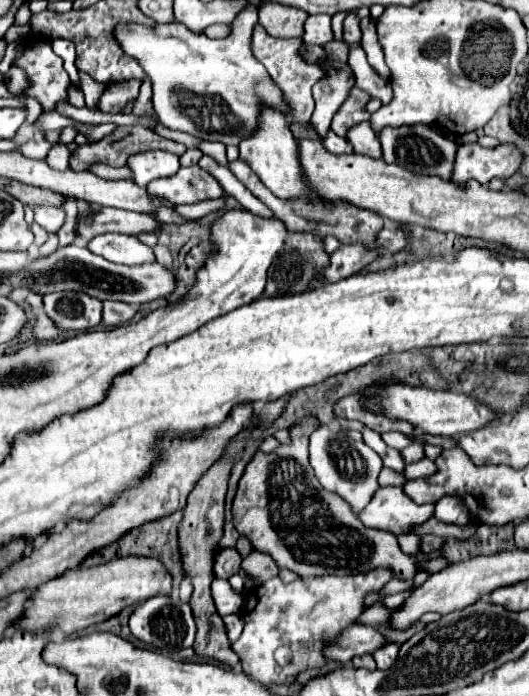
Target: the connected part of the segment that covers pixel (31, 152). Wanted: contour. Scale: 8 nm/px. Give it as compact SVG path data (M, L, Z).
M37 130L37 132L35 132L35 136L33 136L33 140L25 142L25 144L21 146L21 152L23 152L25 156L29 156L29 158L43 160L43 158L47 156L49 148L51 148L51 144L43 138L43 132L41 132L41 130Z

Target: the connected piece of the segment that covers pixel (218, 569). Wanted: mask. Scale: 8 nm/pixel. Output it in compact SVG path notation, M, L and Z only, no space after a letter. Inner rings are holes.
M219 548L213 558L213 572L219 578L229 578L231 574L235 574L239 570L241 562L243 562L243 558L235 548Z

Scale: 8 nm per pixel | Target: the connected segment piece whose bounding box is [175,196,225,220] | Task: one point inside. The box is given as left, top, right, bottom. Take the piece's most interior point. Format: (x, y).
(196, 211)

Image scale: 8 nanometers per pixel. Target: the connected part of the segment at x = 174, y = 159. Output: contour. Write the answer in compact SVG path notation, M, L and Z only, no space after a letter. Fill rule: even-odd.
M163 150L135 154L127 160L127 164L133 170L133 180L141 186L147 186L151 180L157 180L157 178L169 178L181 168L179 156Z

